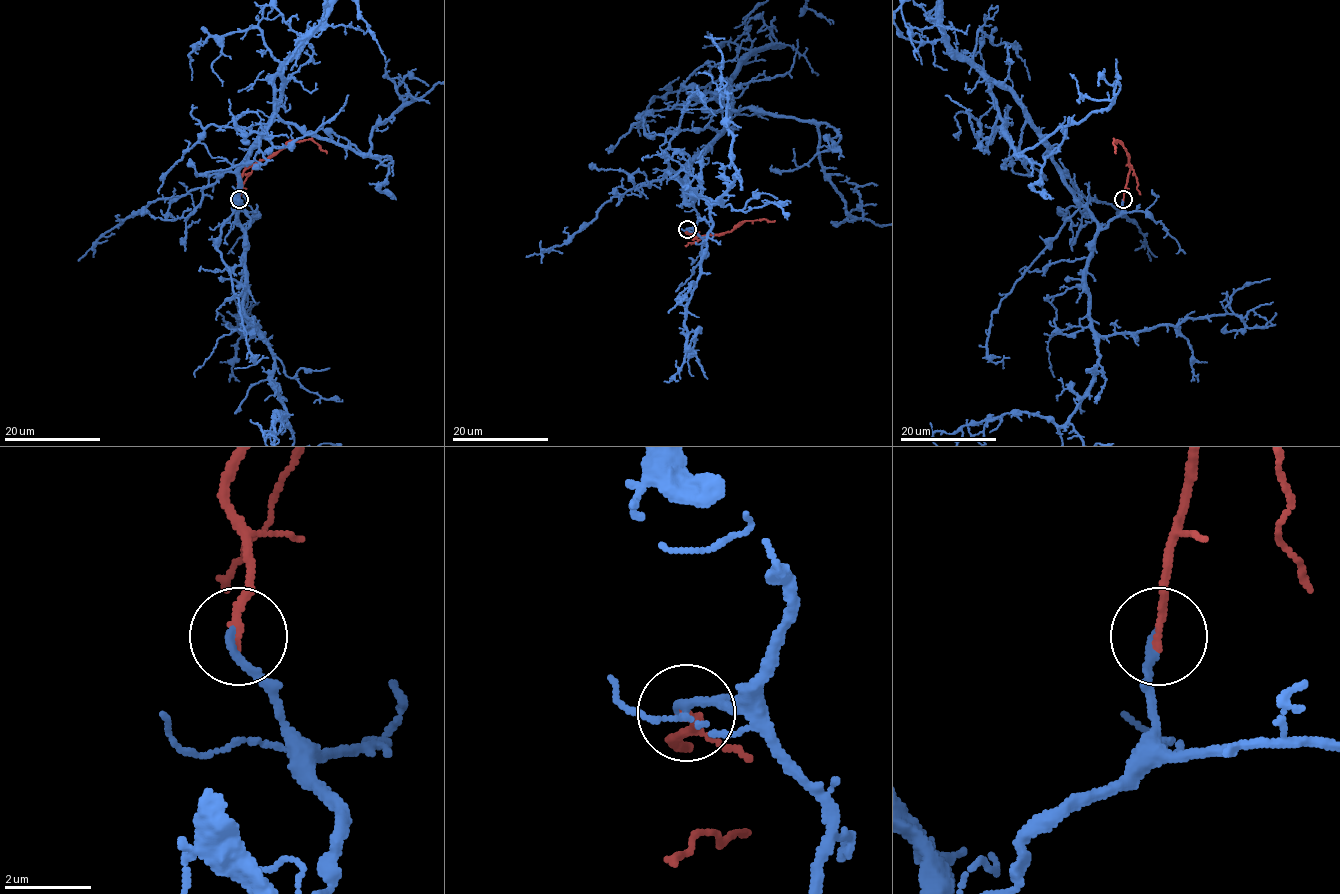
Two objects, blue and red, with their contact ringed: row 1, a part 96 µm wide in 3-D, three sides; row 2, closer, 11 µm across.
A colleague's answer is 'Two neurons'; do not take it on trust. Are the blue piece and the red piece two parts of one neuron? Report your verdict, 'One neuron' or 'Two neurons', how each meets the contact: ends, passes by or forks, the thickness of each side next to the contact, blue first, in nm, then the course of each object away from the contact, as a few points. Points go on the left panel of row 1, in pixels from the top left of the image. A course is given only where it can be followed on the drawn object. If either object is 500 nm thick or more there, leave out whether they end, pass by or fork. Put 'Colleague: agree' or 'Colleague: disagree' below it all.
One neuron. At the ring blue ends. At the ring red ends. Thickness 200 nm (blue) against 170 nm. Course of blue: (239, 199), (245, 229), (238, 169), (283, 87), (282, 68). Course of red: (239, 199), (238, 180), (247, 168), (274, 156), (292, 141), (312, 139), (326, 153)
Colleague: disagree

